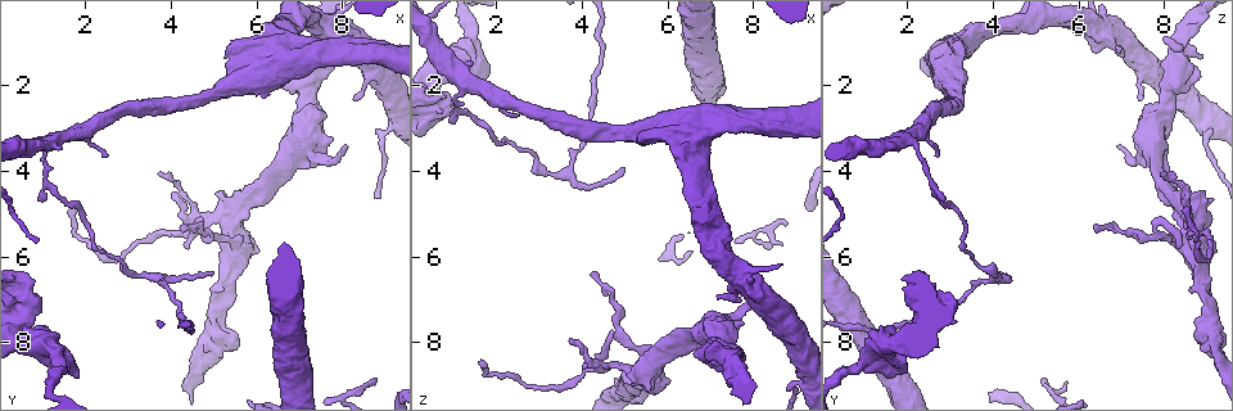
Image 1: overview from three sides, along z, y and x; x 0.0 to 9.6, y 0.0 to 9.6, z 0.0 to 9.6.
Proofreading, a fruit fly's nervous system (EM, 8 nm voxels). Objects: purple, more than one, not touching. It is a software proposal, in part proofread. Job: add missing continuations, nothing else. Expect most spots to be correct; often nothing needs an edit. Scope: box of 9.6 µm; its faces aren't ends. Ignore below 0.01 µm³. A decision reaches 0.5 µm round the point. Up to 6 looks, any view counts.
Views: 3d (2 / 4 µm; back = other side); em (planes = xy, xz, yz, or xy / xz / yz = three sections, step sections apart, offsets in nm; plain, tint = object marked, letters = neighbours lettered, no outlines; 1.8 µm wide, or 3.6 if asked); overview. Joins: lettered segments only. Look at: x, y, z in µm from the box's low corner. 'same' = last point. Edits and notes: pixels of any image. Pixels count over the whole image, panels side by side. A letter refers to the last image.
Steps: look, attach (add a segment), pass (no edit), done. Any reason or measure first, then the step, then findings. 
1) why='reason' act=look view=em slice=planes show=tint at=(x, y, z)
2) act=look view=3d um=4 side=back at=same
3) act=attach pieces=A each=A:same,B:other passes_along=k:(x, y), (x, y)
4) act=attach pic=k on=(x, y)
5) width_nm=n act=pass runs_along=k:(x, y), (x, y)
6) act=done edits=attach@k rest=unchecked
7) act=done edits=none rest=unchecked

why='calibre changes' act=look view=em um=3.6 slice=xy step=4 show=letters at=(8.90, 3.20, 8.90)

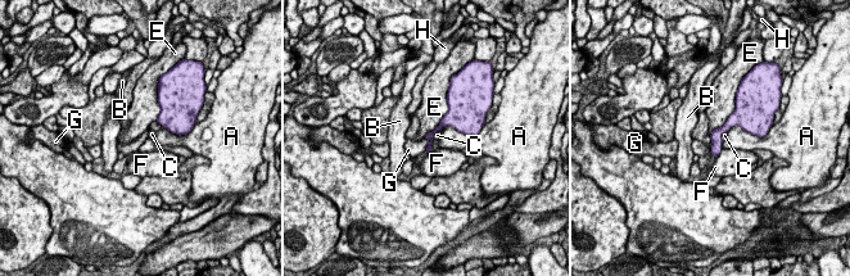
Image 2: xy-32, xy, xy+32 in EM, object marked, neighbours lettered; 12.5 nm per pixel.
why='another direction' act=look view=em um=3.6 slice=planes show=letters at=same

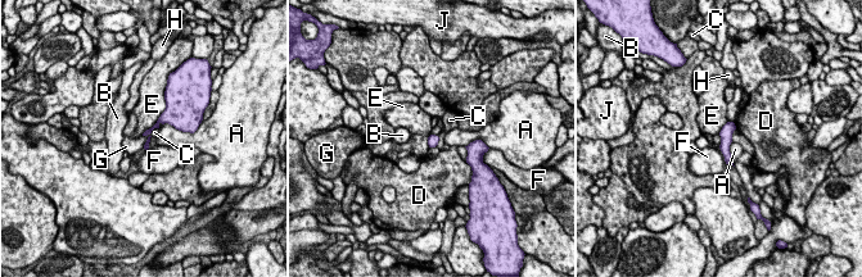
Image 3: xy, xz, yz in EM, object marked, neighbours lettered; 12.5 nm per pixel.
act=pass each=A:other,B:other,C:other,D:other,E:other,F:other,G:other,H:other,J:other border=3:(149, 134), (143, 148) found='no lettered segment goes on from it'

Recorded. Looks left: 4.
why='abrupt turn' act=look view=3d um=4 at=(7.40, 1.00, 8.35)

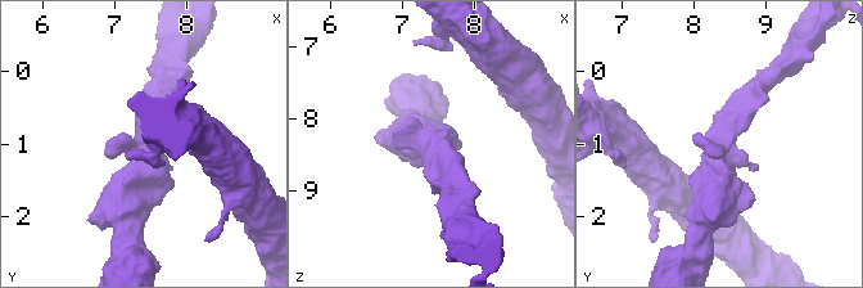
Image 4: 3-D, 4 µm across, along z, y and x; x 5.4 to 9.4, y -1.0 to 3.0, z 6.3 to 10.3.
act=look view=em um=3.6 slice=planes show=tint at=(7.50, 1.05, 8.30)

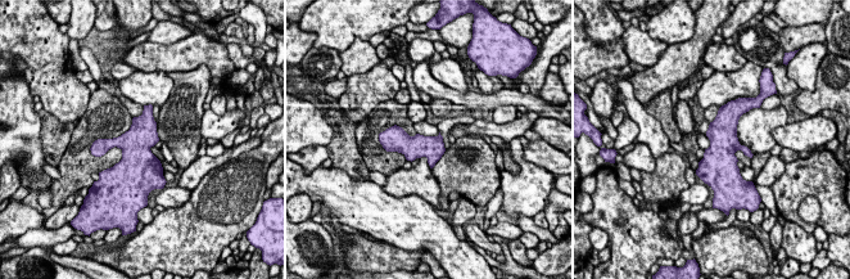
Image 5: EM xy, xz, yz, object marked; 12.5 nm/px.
why='see the neighbours' act=look view=em um=3.6 slice=planes show=letters at=same

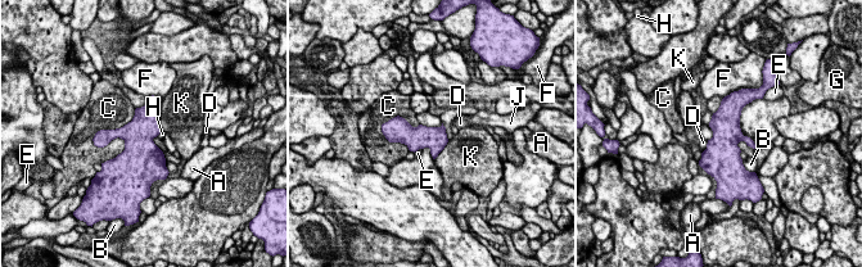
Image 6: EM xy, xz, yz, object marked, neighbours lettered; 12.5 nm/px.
act=pass each=A:other,B:other,C:other,D:other,E:other,F:other,G:other,H:other,J:other,K:other border=6:(442, 122), (448, 140) found='no lettered segment goes on from it'

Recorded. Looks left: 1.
act=done edits=none rest=unchecked

